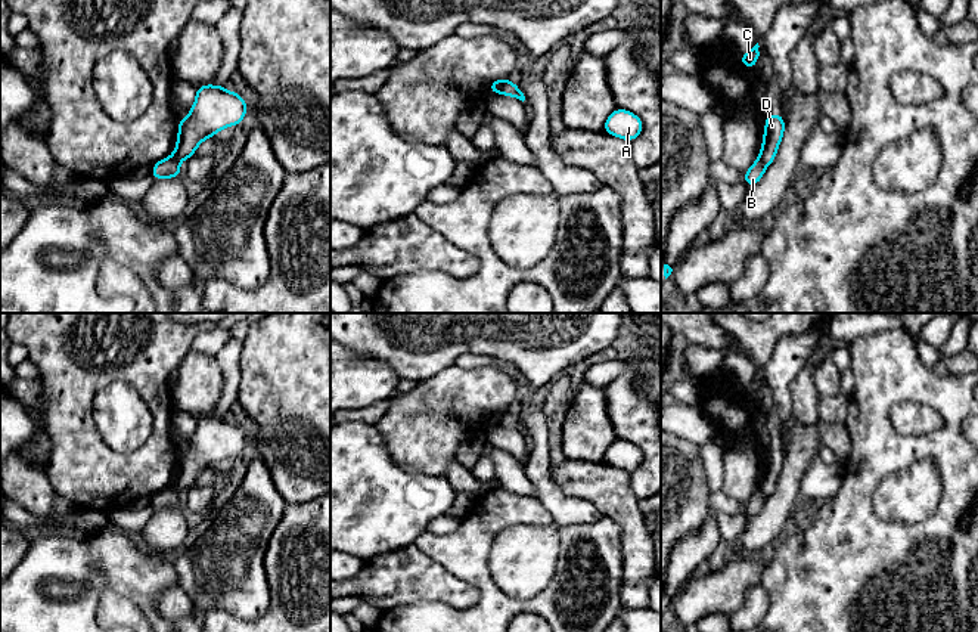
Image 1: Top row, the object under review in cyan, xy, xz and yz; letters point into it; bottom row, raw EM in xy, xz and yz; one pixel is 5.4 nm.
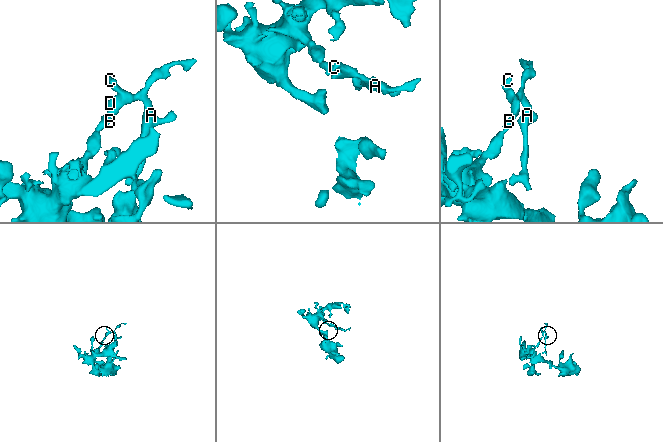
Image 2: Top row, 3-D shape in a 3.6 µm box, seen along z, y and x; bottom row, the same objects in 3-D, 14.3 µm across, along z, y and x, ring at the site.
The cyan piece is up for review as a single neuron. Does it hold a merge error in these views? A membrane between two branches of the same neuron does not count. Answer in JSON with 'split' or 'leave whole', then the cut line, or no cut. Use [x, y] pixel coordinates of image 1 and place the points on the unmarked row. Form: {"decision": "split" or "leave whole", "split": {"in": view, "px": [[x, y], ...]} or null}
{"decision": "split", "split": {"in": "xz", "px": [[508, 411], [499, 423]]}}

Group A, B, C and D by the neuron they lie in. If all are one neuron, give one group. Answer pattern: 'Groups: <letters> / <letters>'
Groups: A C D / B

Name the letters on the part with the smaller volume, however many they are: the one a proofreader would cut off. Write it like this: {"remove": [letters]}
{"remove": ["A", "C", "D"]}

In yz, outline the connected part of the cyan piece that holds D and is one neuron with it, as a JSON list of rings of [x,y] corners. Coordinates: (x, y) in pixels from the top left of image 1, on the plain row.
[[[767,444],[763,477],[758,487],[758,490],[761,490],[766,496],[770,496],[774,492],[783,462],[785,449],[779,444]]]

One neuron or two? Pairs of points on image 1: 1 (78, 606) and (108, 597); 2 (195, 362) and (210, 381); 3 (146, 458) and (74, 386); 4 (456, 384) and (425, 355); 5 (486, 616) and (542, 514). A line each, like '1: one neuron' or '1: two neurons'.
1: two neurons
2: one neuron
3: one neuron
4: two neurons
5: one neuron

